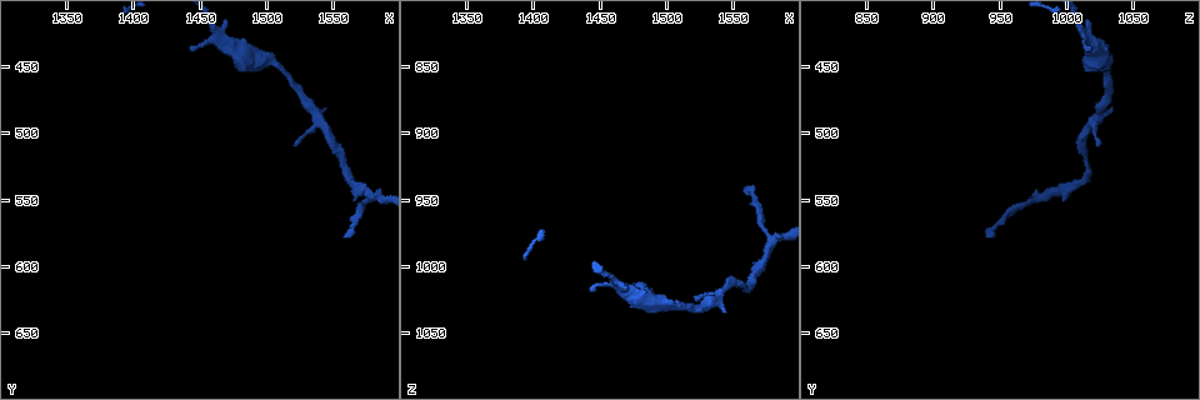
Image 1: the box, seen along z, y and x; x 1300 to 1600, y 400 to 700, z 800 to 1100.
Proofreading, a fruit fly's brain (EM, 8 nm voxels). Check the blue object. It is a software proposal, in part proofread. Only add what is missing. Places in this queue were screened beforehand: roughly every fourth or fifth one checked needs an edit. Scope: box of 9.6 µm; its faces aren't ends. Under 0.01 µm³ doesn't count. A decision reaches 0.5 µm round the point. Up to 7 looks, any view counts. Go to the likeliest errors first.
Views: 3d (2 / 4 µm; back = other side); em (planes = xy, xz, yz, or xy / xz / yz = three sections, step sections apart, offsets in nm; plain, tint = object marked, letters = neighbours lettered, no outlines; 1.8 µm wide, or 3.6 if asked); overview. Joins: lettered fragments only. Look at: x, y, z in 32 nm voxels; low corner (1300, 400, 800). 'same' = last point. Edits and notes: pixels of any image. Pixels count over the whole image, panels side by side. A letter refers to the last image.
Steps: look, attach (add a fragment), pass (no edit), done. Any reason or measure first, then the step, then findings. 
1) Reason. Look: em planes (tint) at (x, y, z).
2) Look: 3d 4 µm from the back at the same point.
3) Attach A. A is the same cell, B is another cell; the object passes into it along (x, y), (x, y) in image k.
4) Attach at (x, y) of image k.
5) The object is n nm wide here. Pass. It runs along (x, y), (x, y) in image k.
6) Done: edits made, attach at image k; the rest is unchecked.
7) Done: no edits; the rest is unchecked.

An open end. Look: 3d 2 µm from the back at (1556, 576, 942).

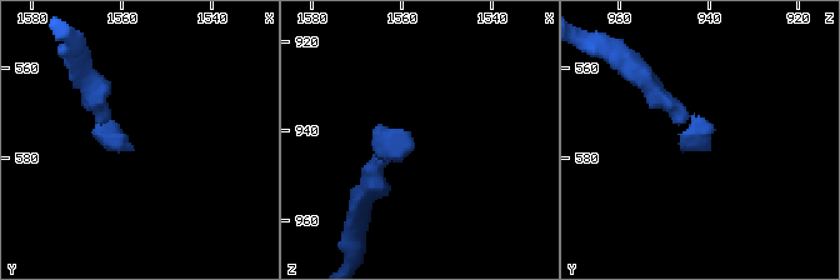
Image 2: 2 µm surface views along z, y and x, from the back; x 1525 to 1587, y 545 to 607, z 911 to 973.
Look: em planes (tint) at (1557, 577, 943).

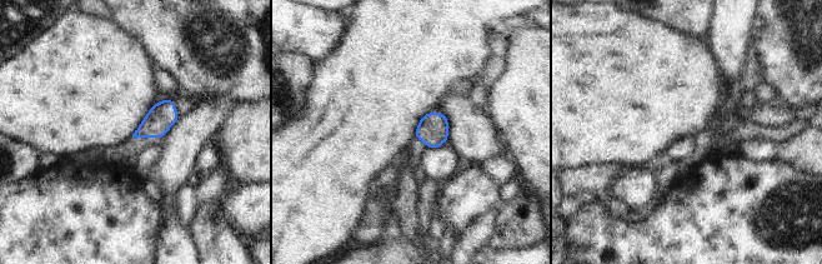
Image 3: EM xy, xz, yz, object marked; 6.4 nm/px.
Look: em planes (letters) at the same point.

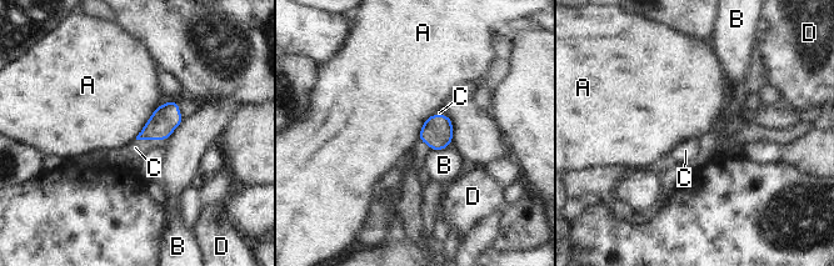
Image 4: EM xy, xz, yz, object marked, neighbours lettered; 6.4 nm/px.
The longest contact is with A, 260 nm. Attach C. C is the same cell, A, B and D are other cells; the object passes into it along (166, 118), (150, 139), (135, 147) in image 4; the cell continues.

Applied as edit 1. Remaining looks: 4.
See it whole again. Look: overview.

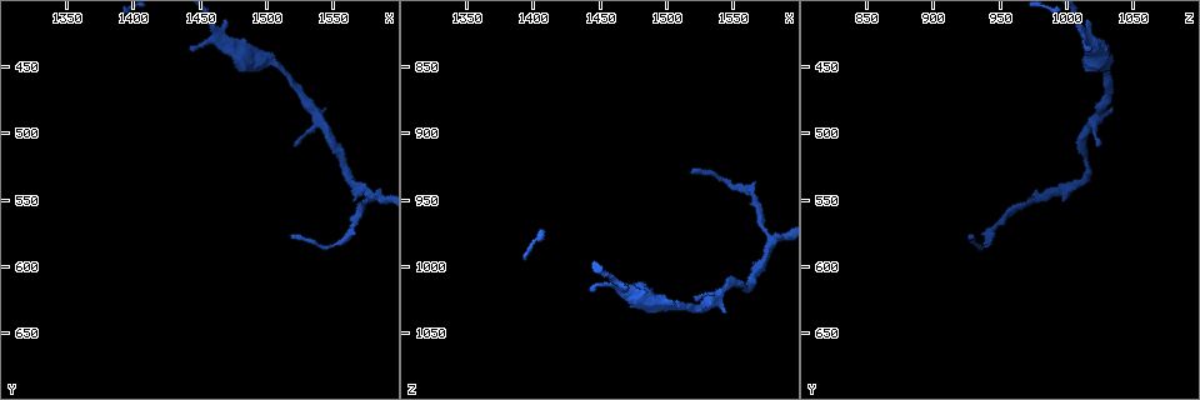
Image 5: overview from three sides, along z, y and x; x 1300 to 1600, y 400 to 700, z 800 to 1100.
Branch stops here. Look: 3d 4 µm at (1442, 436, 1020).

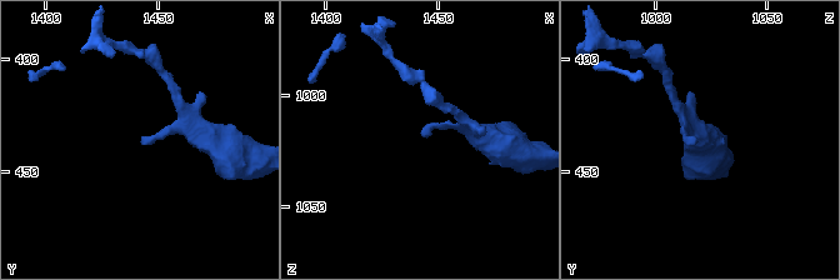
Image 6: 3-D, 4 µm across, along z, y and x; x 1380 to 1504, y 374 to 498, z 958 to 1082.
Need the tissue. Look: em planes (tint) at (1443, 436, 1019).

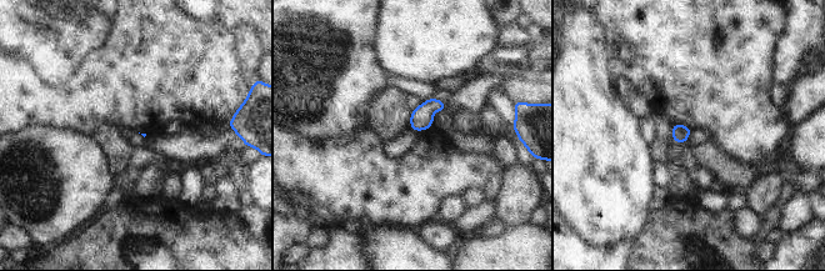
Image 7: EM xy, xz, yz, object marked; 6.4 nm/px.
Look: em planes (letters) at the same point.

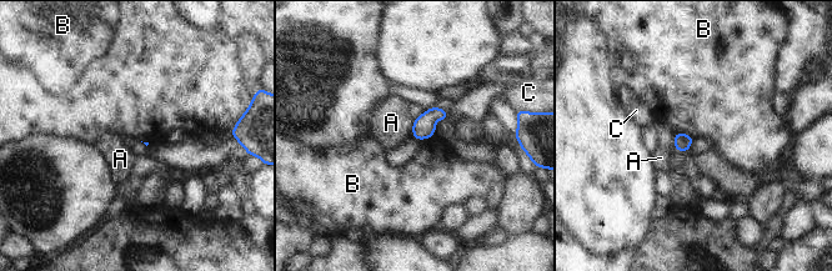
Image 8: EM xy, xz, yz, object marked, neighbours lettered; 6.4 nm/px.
Pass. A, B and C are other cells; a border runs along (676, 131), (683, 131), (693, 139) in image 8; no lettered fragment goes on from it.

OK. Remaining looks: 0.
Done: edits made, attach at image 4; the rest is unchecked.

